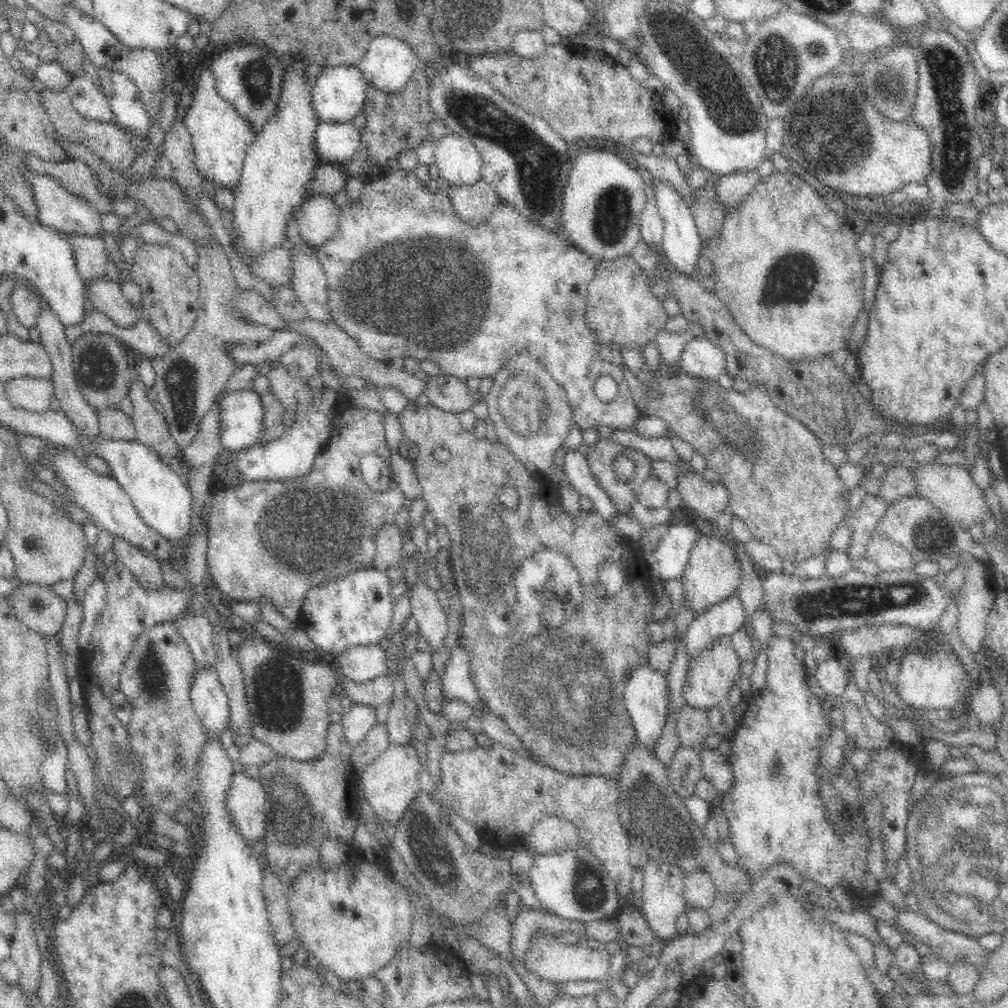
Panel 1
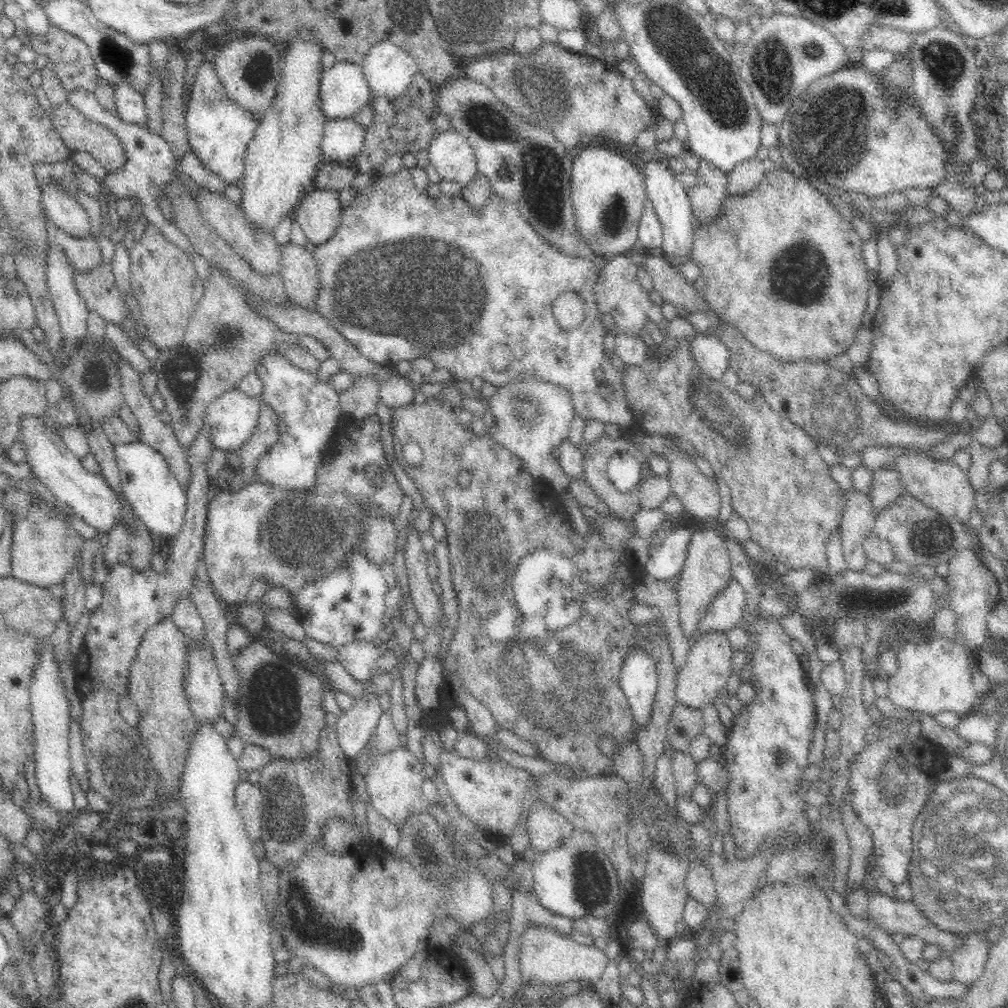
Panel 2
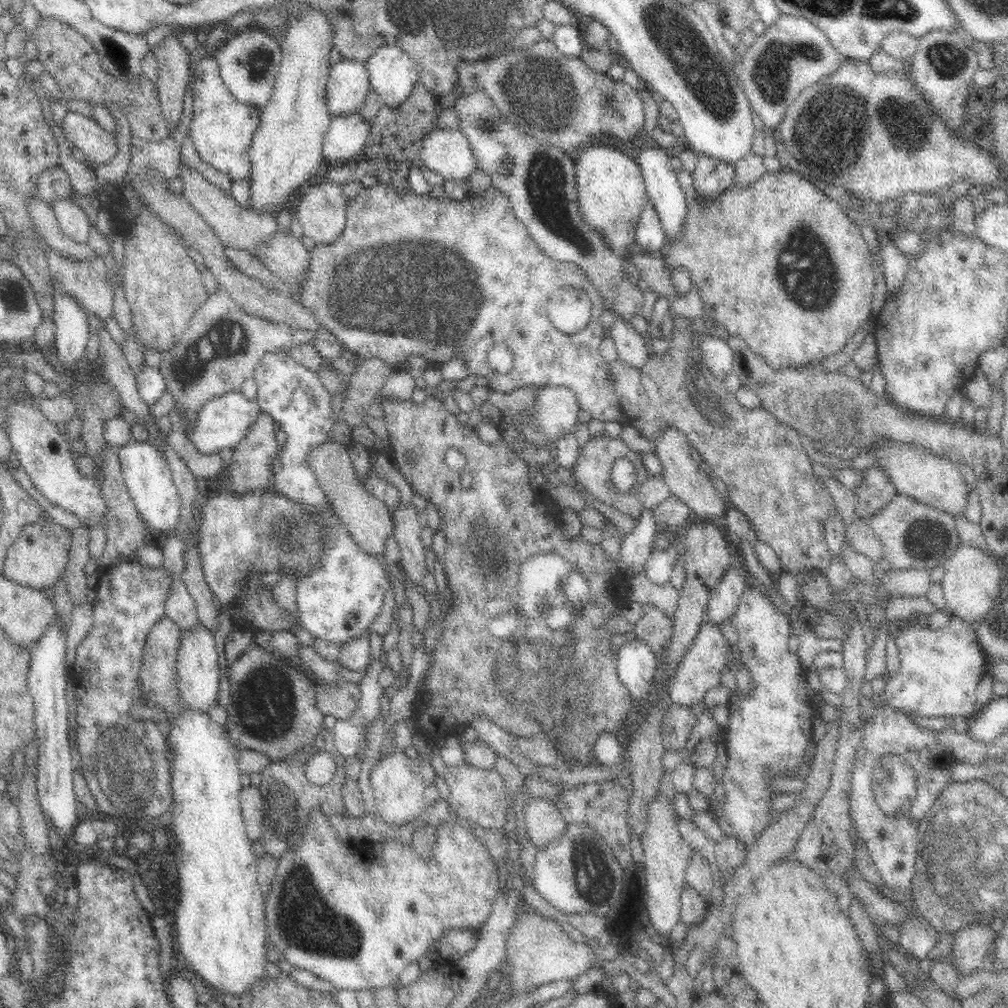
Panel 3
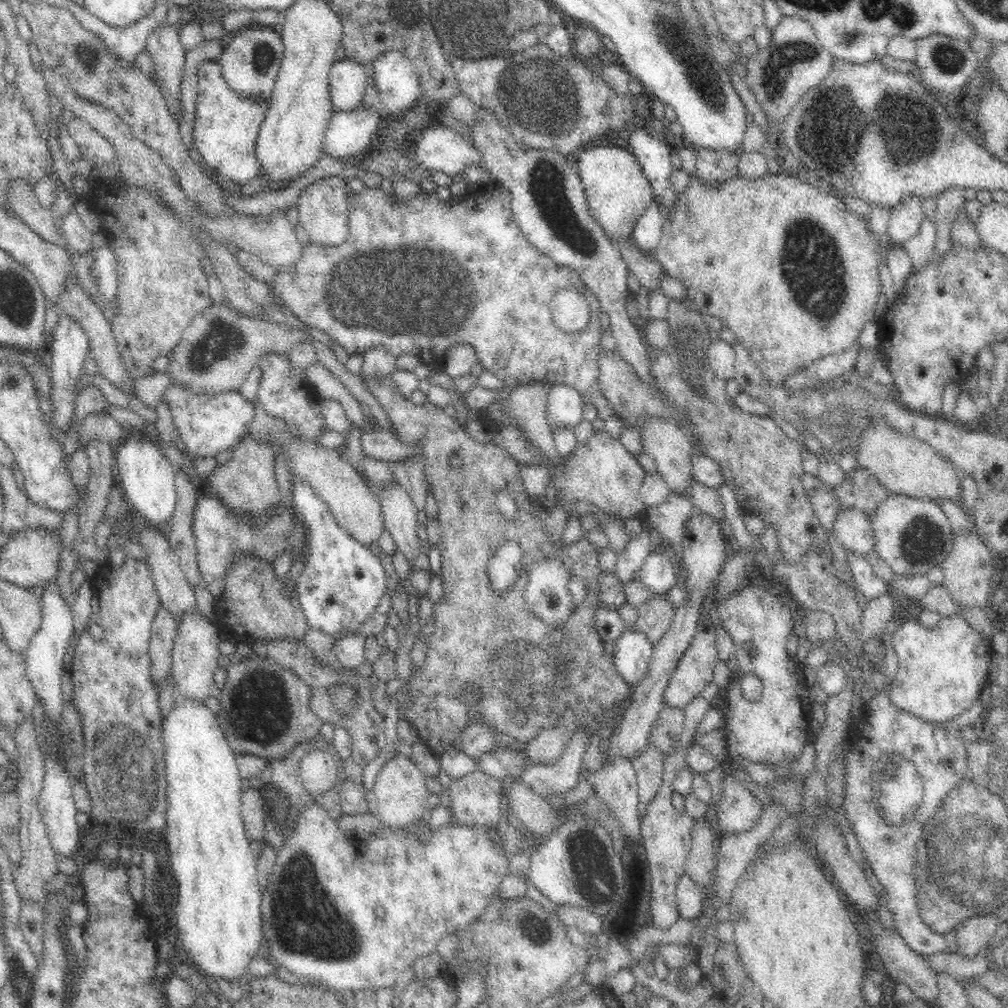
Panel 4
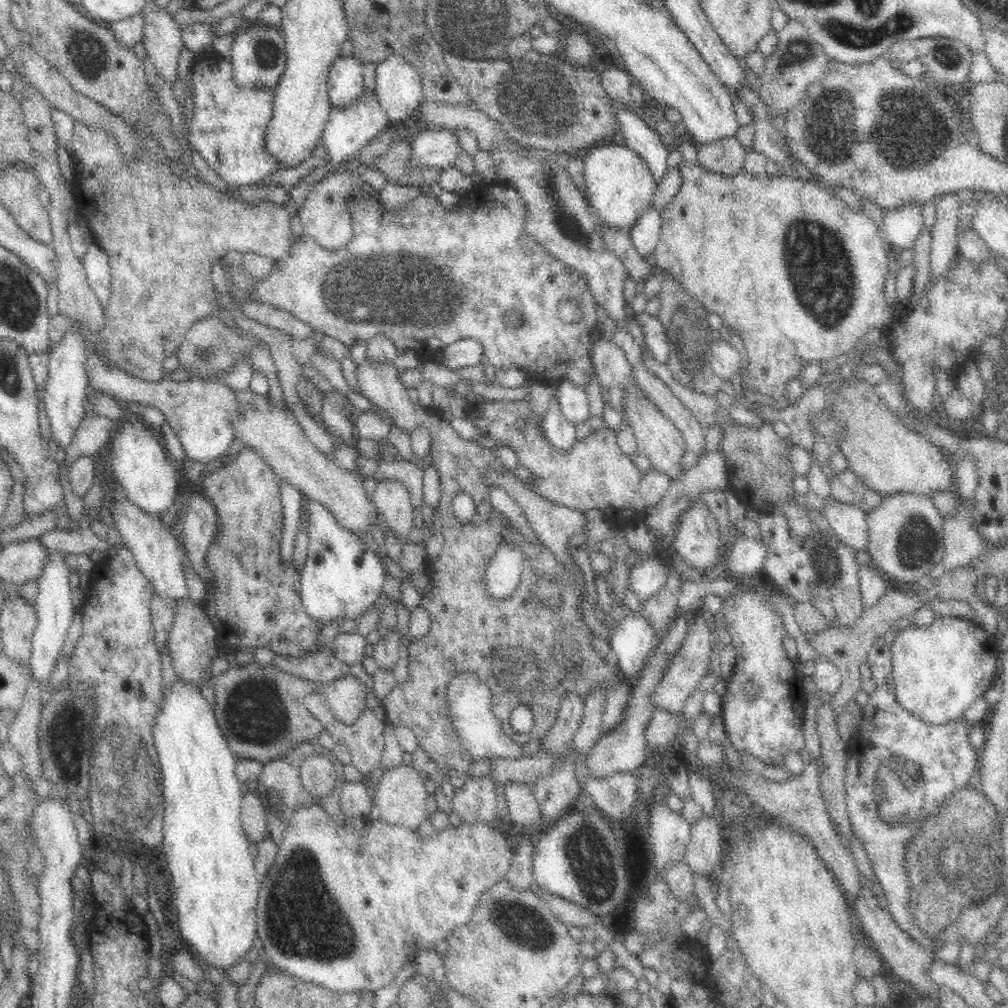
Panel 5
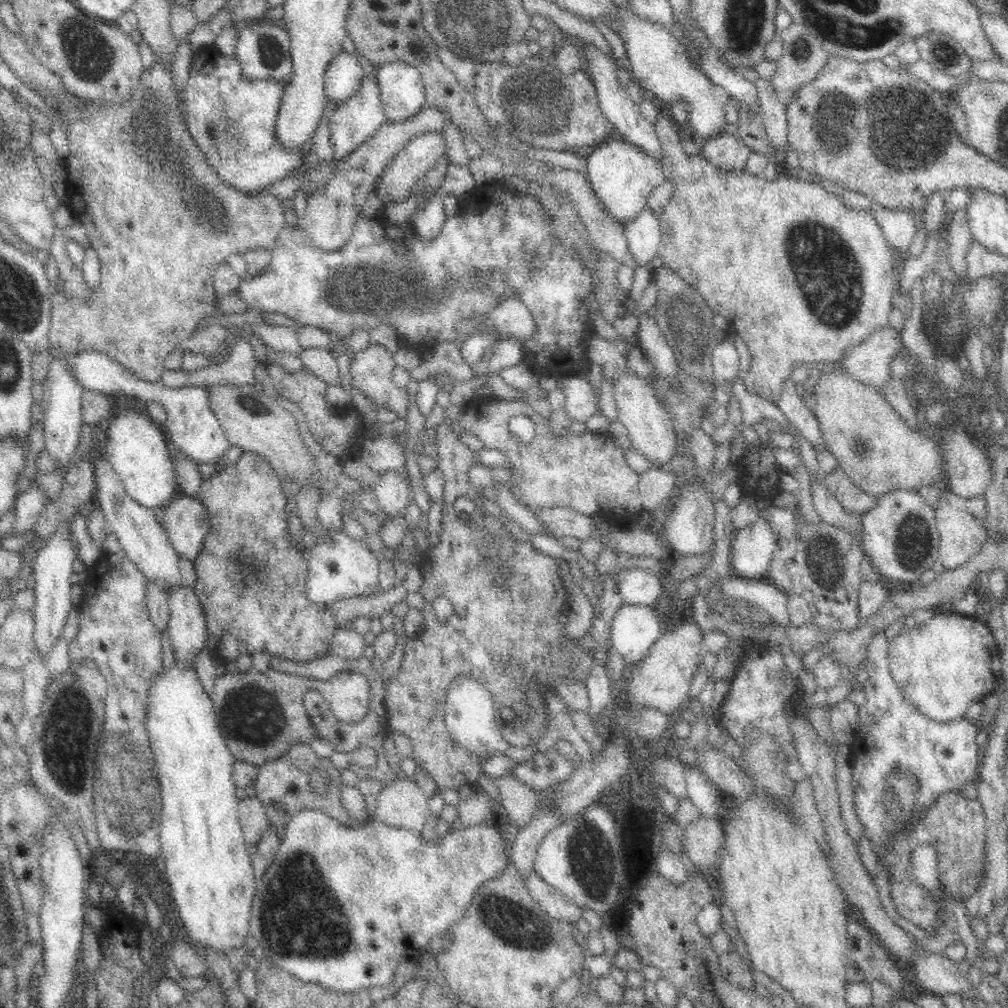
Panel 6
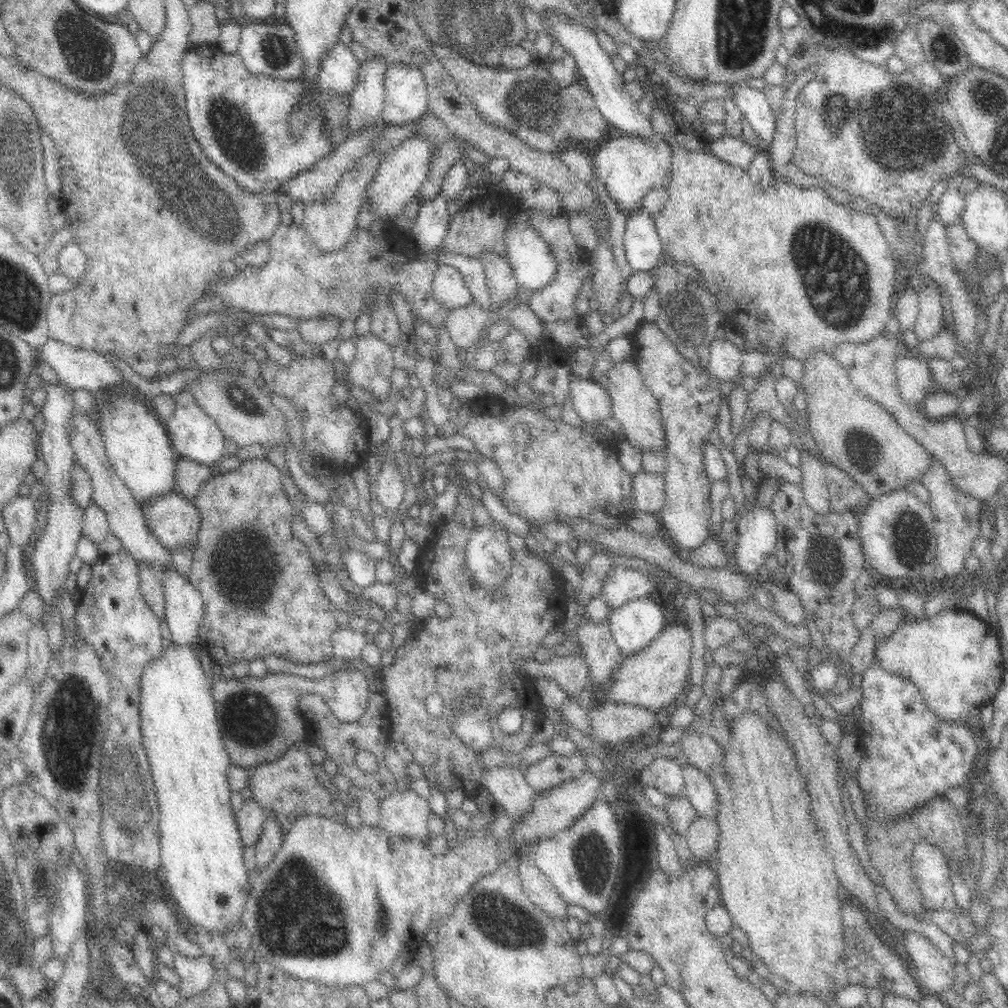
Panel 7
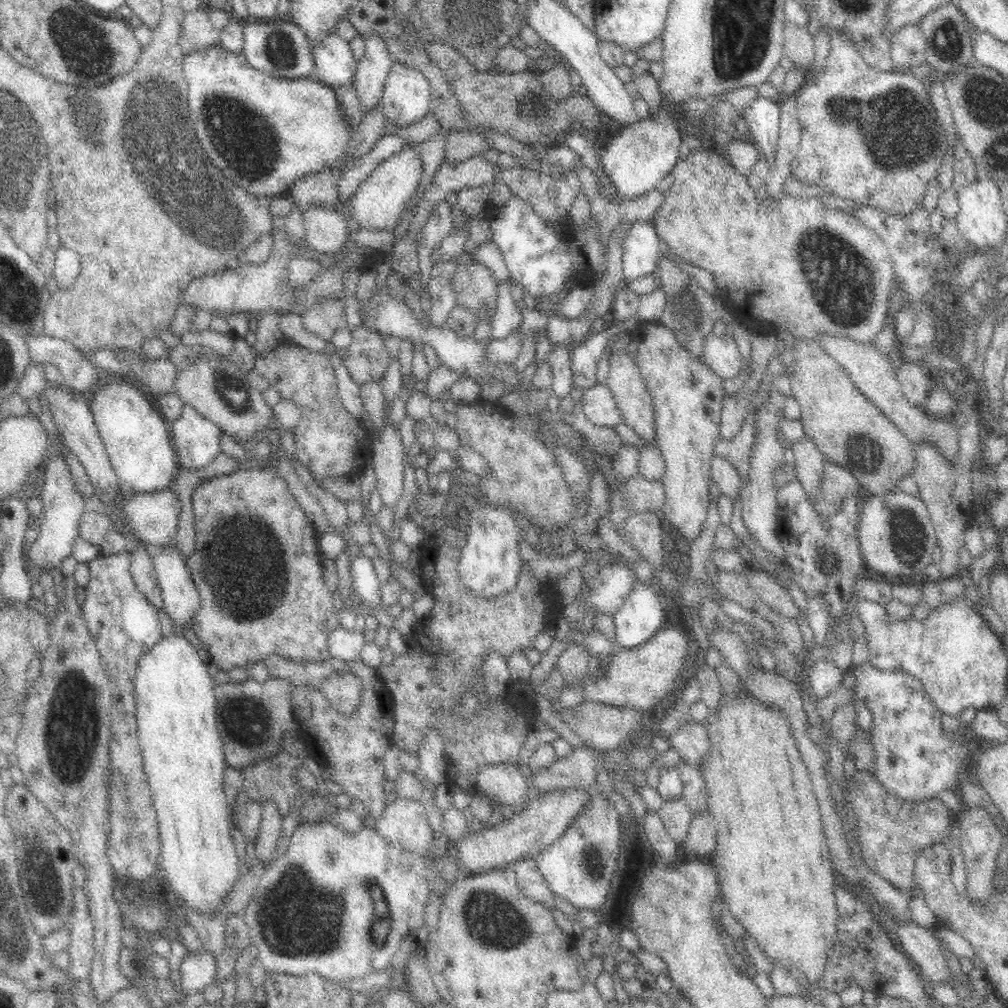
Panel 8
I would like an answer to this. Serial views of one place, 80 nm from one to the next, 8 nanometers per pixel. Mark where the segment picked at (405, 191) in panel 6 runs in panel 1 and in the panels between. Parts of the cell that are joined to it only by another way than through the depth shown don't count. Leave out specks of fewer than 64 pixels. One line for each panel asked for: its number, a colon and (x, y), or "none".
1: (458, 161)
2: (449, 152)
3: (446, 151)
4: (439, 148)
5: (437, 148)

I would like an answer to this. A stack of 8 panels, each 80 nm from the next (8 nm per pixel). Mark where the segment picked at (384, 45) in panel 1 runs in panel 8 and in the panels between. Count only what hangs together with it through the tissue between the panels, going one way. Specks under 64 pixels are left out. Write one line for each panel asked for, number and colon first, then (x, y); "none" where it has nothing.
2: (389, 69)
3: (392, 73)
4: (395, 77)
5: (398, 88)
6: (402, 91)
7: (405, 90)
8: (406, 100)

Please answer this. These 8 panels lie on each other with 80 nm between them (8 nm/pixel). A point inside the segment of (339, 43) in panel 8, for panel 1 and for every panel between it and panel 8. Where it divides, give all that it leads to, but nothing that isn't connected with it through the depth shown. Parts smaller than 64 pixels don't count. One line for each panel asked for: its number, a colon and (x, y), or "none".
1: (339, 93)
2: (344, 91)
3: (348, 84)
4: (347, 79)
5: (345, 80)
6: (342, 78)
7: (339, 69)

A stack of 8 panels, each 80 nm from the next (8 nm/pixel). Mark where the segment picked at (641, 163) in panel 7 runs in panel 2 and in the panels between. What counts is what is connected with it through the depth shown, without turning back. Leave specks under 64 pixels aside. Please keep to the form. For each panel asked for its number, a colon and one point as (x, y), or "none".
2: (608, 193)
3: (611, 189)
4: (617, 191)
5: (619, 185)
6: (622, 175)

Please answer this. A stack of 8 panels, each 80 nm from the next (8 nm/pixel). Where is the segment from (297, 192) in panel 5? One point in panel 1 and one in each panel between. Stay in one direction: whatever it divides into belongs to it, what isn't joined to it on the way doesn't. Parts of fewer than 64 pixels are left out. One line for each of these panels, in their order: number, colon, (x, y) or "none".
1: (337, 143)
2: (343, 139)
3: (347, 135)
4: (349, 132)

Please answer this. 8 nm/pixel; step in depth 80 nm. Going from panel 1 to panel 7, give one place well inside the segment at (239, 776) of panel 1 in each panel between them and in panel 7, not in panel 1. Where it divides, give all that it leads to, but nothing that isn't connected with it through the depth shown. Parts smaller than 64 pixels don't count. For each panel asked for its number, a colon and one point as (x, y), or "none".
2: (249, 802)
3: (252, 806)
4: (252, 815)
5: (253, 817)
6: (252, 819)
7: (251, 816)

